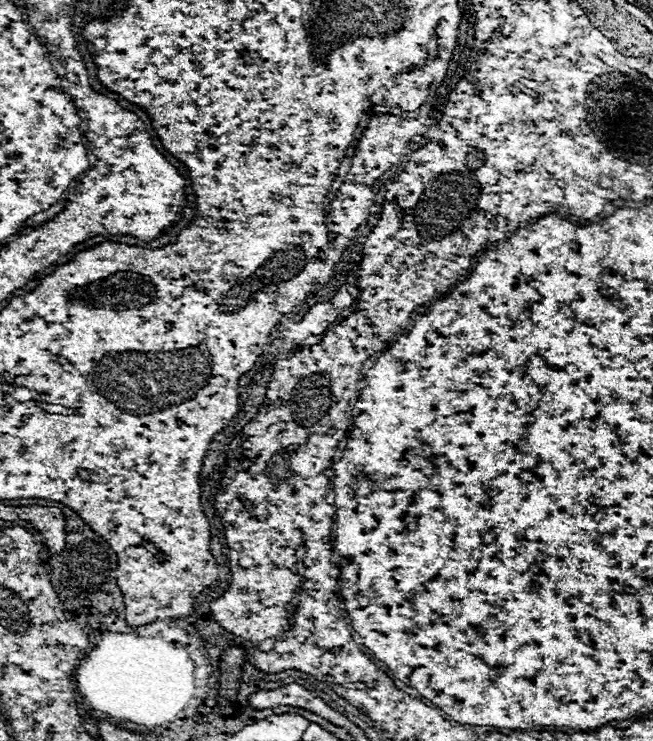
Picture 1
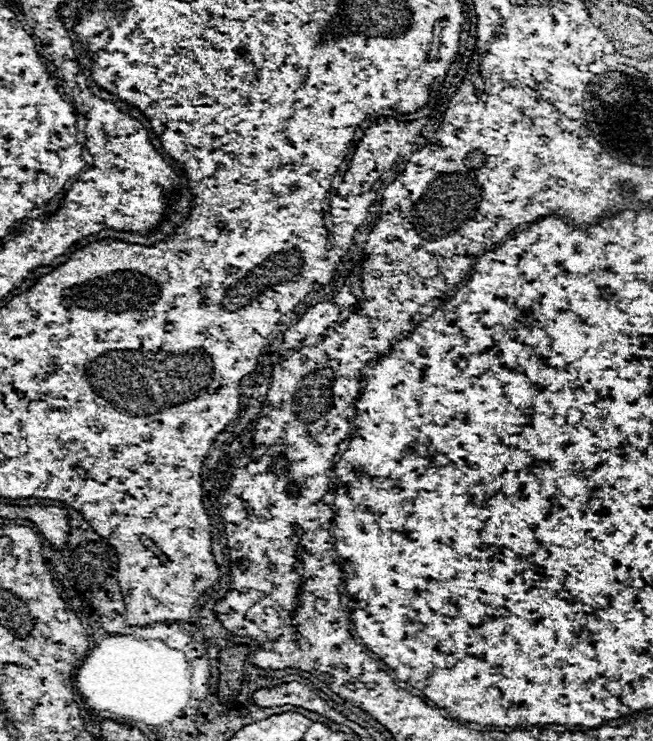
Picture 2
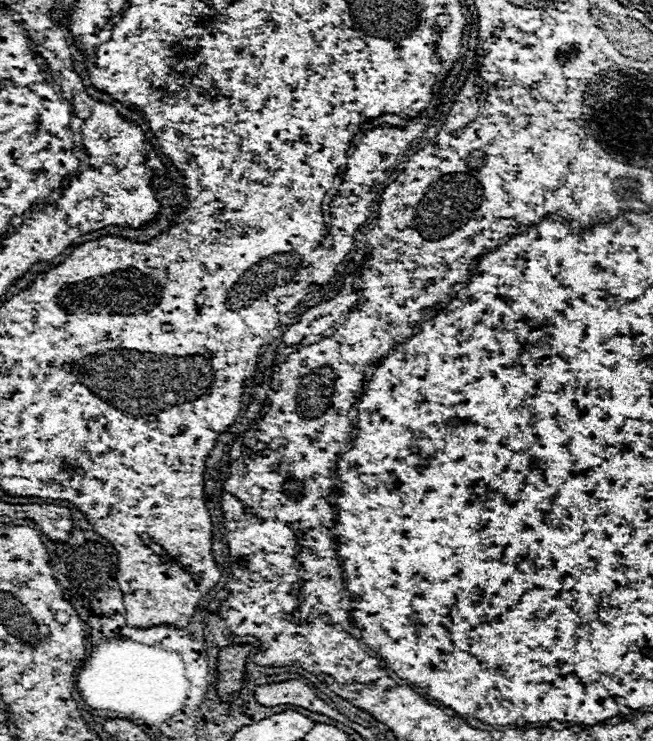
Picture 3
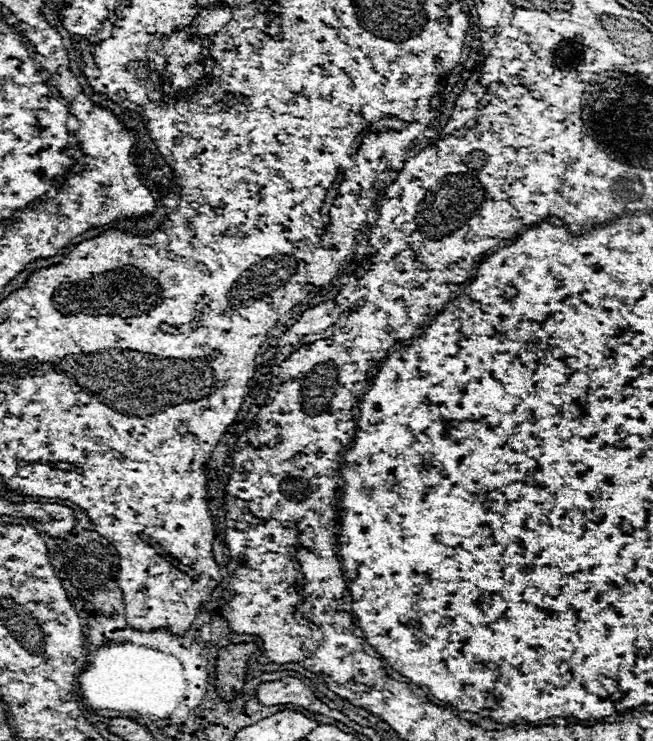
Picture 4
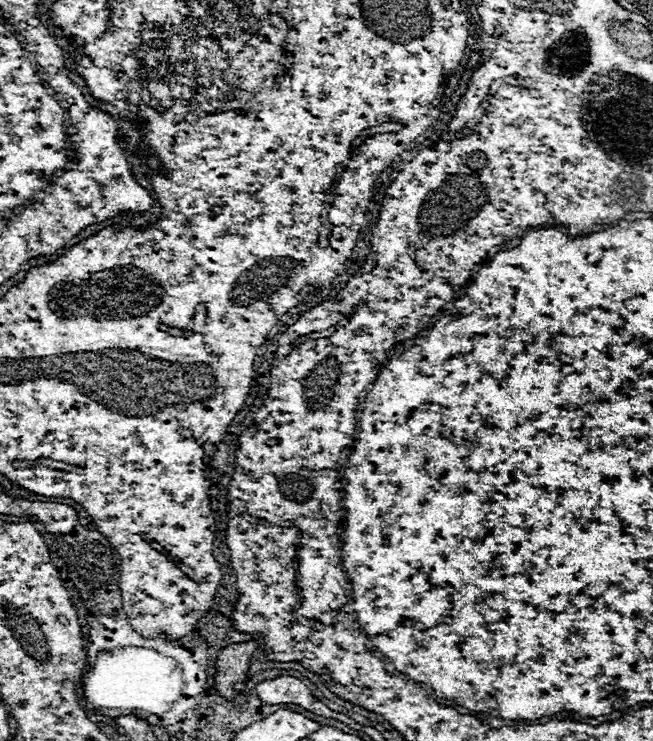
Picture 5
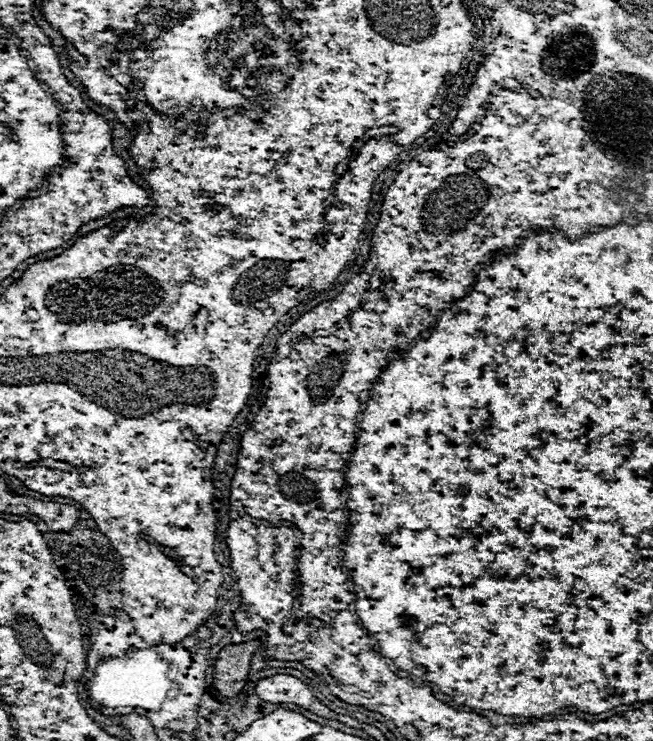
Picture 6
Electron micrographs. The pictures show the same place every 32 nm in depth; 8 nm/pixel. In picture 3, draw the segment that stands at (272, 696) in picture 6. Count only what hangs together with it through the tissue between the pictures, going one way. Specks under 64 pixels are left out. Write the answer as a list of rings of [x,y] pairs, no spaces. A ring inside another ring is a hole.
[[[284,680],[284,682],[258,686],[254,696],[256,696],[258,704],[262,704],[262,706],[294,704],[294,706],[302,706],[302,708],[306,708],[310,712],[318,712],[318,714],[324,714],[324,716],[332,718],[332,708],[328,704],[324,704],[312,692],[312,688],[308,688],[300,680]]]

